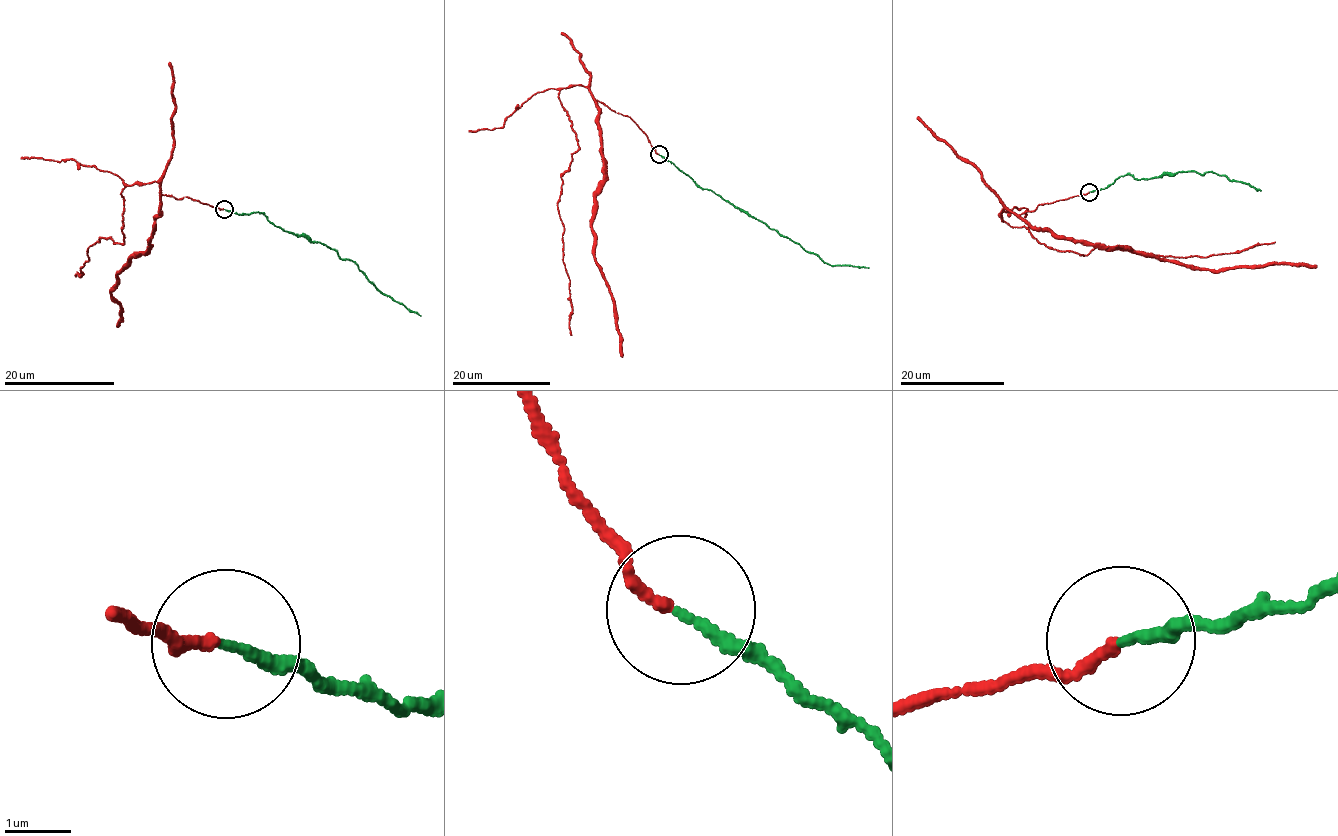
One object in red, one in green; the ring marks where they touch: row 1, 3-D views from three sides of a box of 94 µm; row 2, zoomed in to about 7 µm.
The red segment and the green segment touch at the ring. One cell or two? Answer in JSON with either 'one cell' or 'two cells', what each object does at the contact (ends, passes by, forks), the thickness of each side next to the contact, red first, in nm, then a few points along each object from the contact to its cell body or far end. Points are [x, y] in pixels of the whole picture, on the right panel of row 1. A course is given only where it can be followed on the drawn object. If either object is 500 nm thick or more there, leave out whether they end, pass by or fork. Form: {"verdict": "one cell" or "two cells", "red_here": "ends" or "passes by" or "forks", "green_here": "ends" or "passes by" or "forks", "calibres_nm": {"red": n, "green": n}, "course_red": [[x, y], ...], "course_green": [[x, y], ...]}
{"verdict": "one cell", "red_here": "ends", "green_here": "ends", "calibres_nm": {"red": 150, "green": 160}, "course_red": [[1089, 192], [999, 215], [1048, 247], [1083, 255], [1097, 248], [1207, 257], [1275, 242]], "course_green": [[1089, 192], [1106, 187], [1128, 174], [1138, 179], [1191, 170], [1202, 174], [1212, 170], [1261, 190]]}

